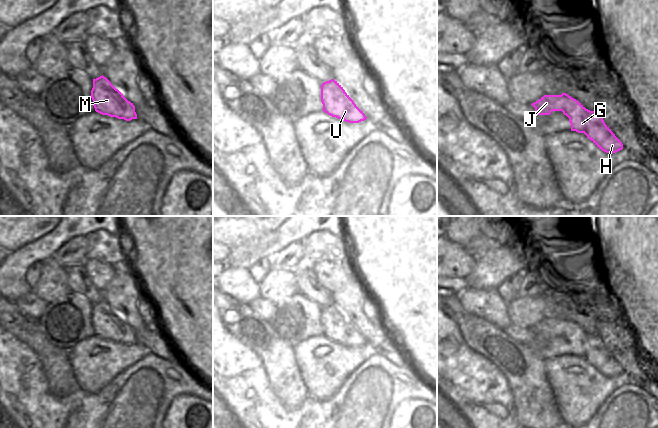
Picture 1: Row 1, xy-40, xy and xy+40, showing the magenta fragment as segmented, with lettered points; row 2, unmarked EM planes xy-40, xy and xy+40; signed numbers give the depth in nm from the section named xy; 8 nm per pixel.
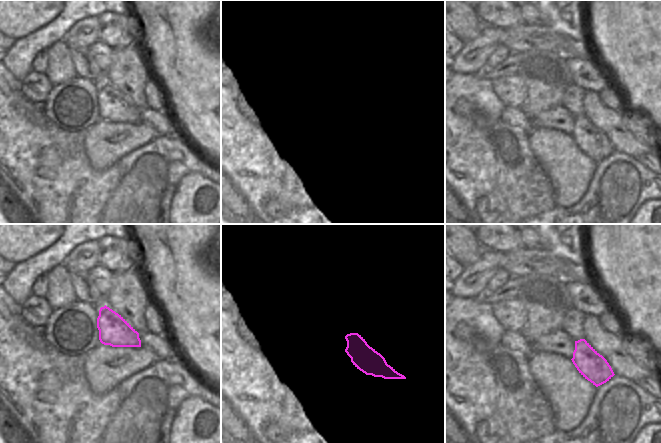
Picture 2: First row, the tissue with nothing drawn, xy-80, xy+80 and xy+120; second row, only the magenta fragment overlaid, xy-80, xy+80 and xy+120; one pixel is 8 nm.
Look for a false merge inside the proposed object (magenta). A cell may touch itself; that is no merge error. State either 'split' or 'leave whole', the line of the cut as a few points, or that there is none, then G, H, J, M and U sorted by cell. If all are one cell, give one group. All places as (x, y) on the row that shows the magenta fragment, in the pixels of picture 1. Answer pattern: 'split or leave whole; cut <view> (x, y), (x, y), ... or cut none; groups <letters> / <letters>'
leave whole; cut none; groups G H J M U

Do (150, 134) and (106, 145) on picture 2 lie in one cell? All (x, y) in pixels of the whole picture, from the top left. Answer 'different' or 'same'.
same

